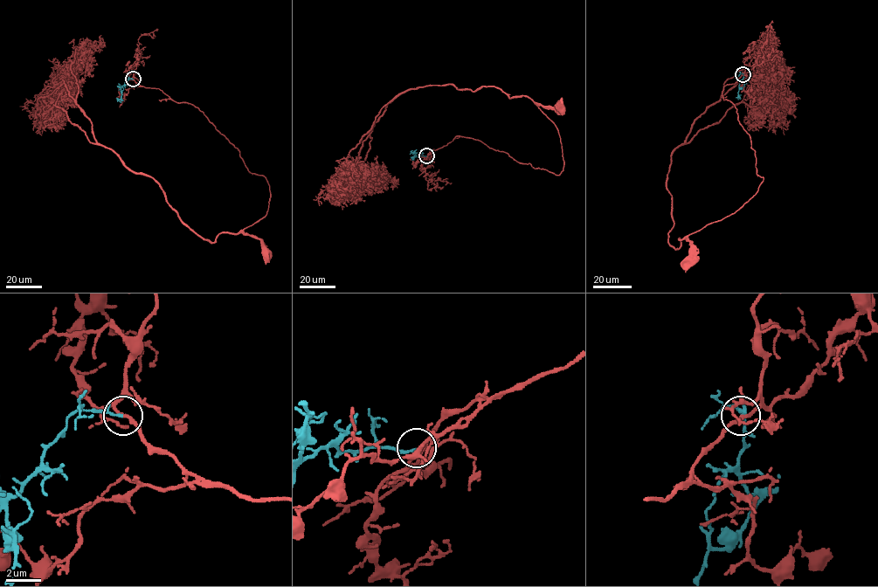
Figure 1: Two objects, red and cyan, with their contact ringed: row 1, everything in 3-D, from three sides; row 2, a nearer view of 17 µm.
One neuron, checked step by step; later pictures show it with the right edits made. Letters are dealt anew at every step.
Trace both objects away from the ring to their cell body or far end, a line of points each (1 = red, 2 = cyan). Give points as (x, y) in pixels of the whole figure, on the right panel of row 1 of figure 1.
1: (743, 74), (723, 87), (722, 98), (736, 109), (763, 180), (735, 212), (687, 237), (692, 261)
2: (743, 74), (743, 86), (736, 97)

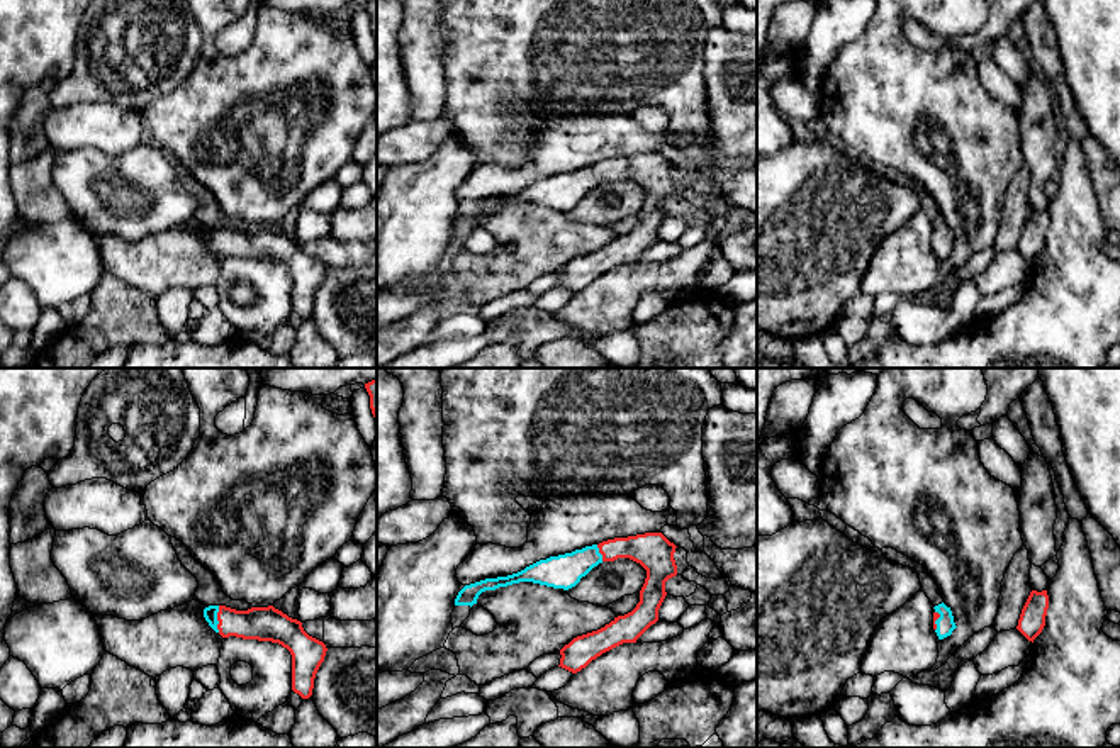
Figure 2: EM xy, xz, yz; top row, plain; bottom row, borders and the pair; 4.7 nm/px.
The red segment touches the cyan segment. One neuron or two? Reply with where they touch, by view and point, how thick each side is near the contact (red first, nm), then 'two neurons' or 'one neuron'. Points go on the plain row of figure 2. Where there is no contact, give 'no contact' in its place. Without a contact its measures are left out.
xy (218, 240) | 160/60 nm | one neuron

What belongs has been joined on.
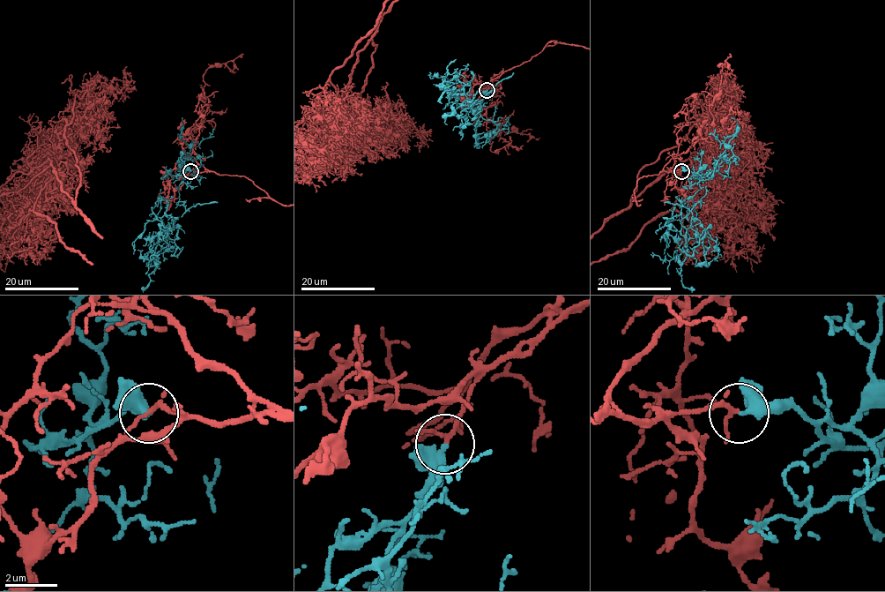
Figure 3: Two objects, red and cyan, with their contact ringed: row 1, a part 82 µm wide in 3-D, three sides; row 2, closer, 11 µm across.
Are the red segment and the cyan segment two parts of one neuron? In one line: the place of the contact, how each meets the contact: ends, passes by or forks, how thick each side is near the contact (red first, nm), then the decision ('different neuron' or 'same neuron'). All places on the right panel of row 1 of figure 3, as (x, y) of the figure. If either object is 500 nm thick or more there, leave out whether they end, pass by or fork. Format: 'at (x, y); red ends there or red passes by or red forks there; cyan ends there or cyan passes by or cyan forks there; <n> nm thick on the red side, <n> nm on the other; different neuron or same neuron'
at (681, 171); red forks there; cyan ends there; 100 nm thick on the red side, 360 nm on the other; same neuron

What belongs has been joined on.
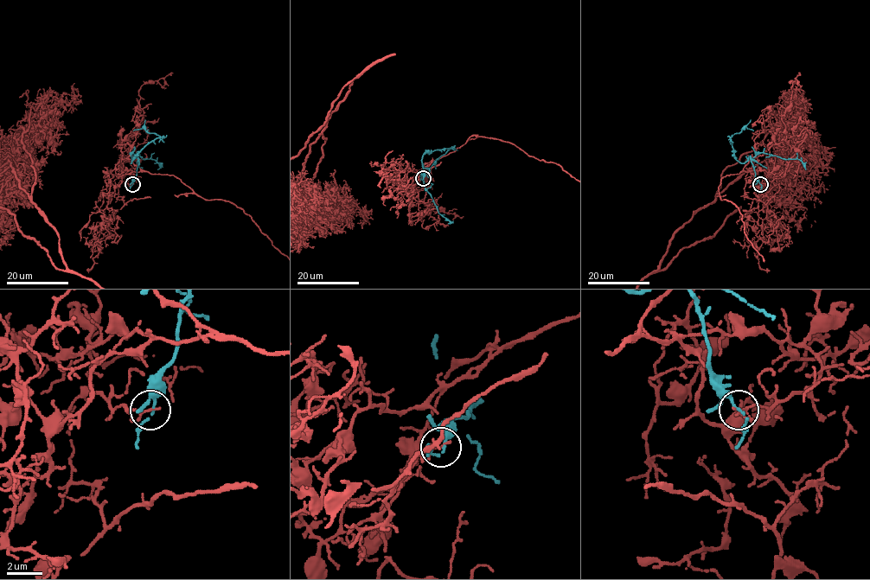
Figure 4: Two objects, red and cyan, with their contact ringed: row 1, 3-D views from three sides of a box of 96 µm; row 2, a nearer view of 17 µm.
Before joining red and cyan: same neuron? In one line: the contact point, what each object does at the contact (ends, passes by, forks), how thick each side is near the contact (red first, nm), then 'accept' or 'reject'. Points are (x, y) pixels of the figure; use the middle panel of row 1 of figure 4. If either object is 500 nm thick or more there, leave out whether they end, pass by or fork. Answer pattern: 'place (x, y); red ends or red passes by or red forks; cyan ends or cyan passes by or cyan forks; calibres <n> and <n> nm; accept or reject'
place (423, 178); red ends; cyan passes by; calibres 160 and 120 nm; reject

